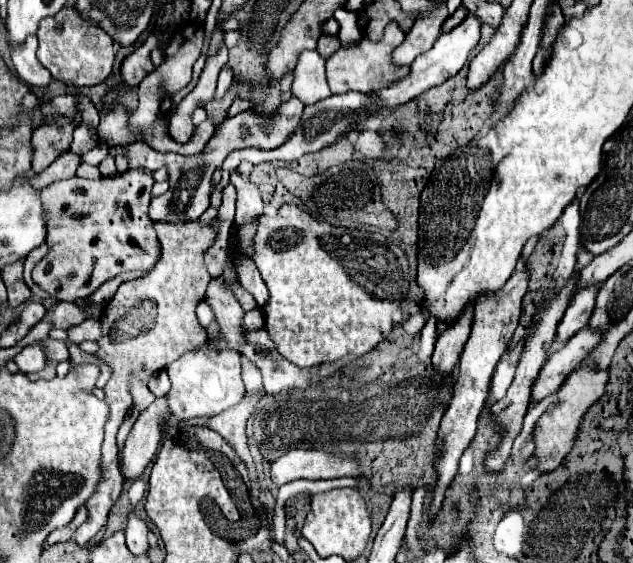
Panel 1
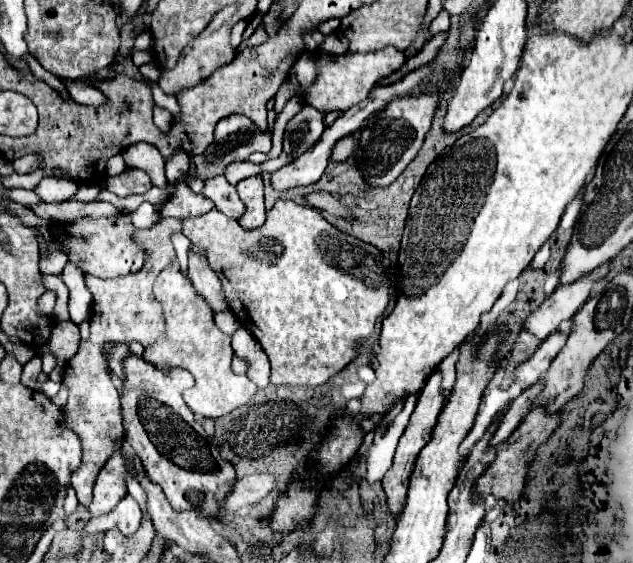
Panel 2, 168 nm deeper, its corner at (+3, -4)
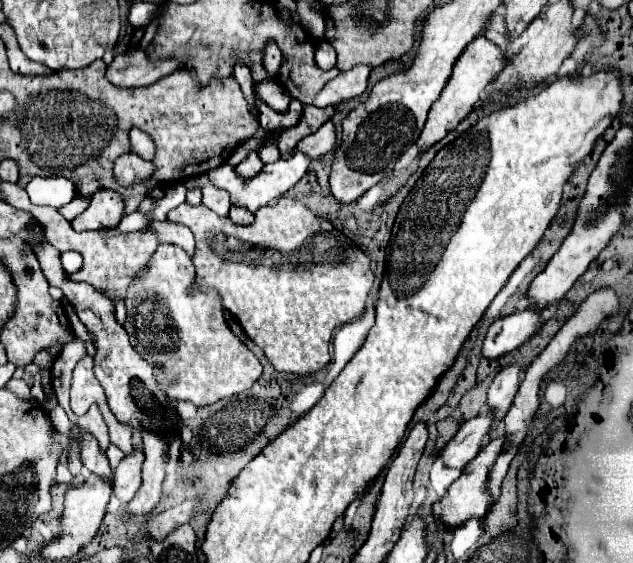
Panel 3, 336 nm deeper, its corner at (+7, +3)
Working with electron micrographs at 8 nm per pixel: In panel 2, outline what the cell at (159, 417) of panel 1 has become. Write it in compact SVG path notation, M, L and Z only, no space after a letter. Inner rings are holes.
M120 452L108 460L108 464L100 470L96 484L94 484L94 498L92 504L88 506L90 516L102 516L112 512L112 508L126 496L126 484L124 476L128 470L124 468L124 458Z

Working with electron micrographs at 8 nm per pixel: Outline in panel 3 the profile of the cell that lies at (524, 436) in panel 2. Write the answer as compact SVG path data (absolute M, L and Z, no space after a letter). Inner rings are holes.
M504 435L494 437L494 439L478 453L478 457L476 457L472 463L466 465L462 477L458 477L458 479L450 485L448 495L446 495L442 501L434 503L434 507L432 507L434 515L436 515L438 519L444 519L444 523L446 523L448 527L456 527L456 525L460 525L460 523L464 523L464 521L468 521L468 519L472 519L472 517L484 517L486 511L488 511L488 507L492 507L494 497L488 493L488 471L492 469L492 465L494 465L494 461L496 461L496 457L500 455L500 449L502 449L502 447L504 447Z

